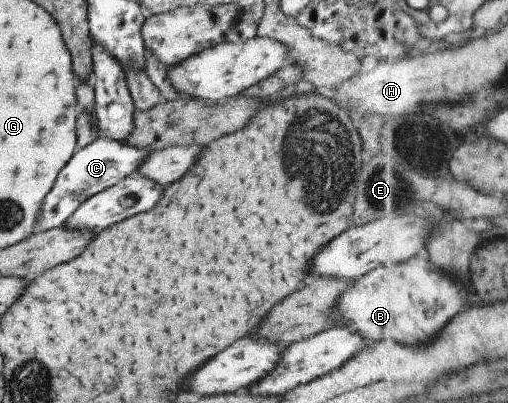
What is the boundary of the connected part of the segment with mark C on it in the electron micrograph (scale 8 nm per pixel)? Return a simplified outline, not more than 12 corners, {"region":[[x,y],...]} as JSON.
{"region":[[104,136],[78,149],[35,232],[133,175],[149,151]]}

